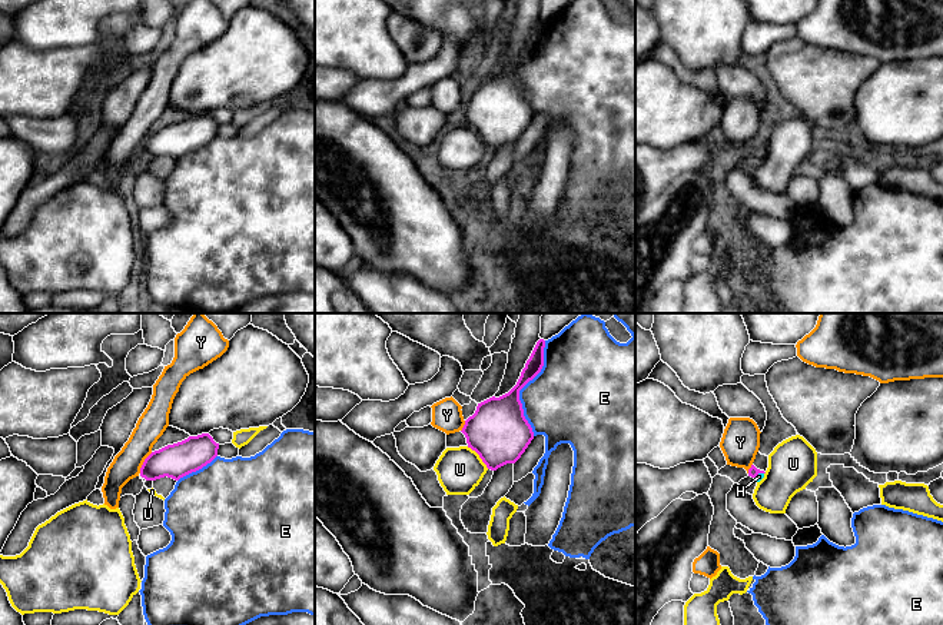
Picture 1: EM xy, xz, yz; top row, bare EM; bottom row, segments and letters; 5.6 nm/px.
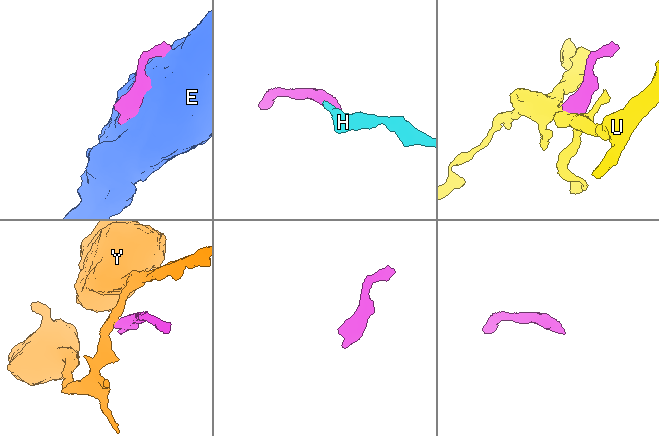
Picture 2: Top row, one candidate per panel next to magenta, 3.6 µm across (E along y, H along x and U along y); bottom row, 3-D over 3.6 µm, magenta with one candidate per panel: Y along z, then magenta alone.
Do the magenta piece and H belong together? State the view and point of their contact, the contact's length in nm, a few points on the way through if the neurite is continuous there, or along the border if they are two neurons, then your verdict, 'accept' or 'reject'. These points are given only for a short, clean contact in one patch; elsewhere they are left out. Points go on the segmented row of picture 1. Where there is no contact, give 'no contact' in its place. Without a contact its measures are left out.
contact yz (759, 472); length 70 nm; way yz (753, 471), (759, 472), (759, 476); accept

